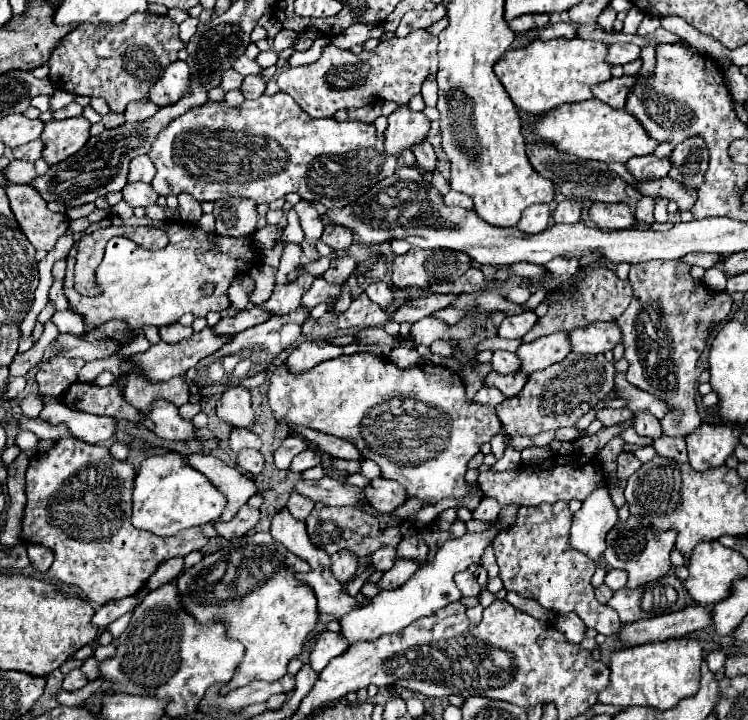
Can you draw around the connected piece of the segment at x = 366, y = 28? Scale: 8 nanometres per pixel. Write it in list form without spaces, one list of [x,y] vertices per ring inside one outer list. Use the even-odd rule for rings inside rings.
[[[356,23],[339,36],[336,36],[336,38],[332,40],[332,44],[350,50],[350,48],[356,46],[356,44],[364,44],[368,38],[382,38],[384,32],[386,32],[386,30],[384,30],[384,26],[382,25]]]

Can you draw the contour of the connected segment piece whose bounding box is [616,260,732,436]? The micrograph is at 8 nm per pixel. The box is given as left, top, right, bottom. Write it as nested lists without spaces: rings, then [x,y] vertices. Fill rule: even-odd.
[[[650,260],[634,264],[630,268],[630,284],[634,288],[632,302],[616,320],[624,334],[624,358],[630,364],[626,380],[672,406],[672,412],[660,420],[664,434],[688,436],[702,424],[702,418],[696,408],[696,362],[702,350],[706,348],[710,326],[720,324],[720,320],[728,318],[732,310],[732,300],[726,292],[708,290],[700,280],[694,280],[690,276],[690,266],[680,260]]]

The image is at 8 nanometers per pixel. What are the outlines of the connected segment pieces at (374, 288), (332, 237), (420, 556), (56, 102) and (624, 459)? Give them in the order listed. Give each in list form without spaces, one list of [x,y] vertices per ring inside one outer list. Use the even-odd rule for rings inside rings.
[[[374,282],[374,284],[366,286],[364,292],[366,292],[366,296],[368,296],[372,302],[376,302],[380,308],[386,308],[386,306],[390,306],[390,304],[394,302],[394,294],[392,294],[392,290],[390,290],[384,282]]]
[[[324,226],[322,242],[326,242],[336,252],[348,250],[352,240],[354,240],[354,234],[352,234],[352,230],[346,230],[346,226]]]
[[[414,534],[410,538],[402,538],[402,542],[398,544],[398,558],[424,562],[426,556],[428,556],[428,546],[420,534]]]
[[[56,90],[54,92],[54,96],[50,96],[50,110],[54,112],[54,110],[60,110],[60,108],[64,108],[66,104],[70,104],[74,100],[74,94],[70,94],[70,92],[66,92],[66,90]]]
[[[622,452],[618,456],[618,478],[628,480],[640,466],[642,466],[642,462],[632,452]]]

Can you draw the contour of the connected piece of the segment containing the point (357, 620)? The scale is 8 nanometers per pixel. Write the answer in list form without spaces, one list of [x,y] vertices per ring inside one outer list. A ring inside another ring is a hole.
[[[486,530],[486,532],[480,532],[480,534],[466,532],[460,538],[448,538],[440,546],[440,550],[432,558],[432,562],[422,564],[418,568],[418,572],[414,572],[404,586],[400,586],[392,592],[382,590],[376,598],[370,600],[370,604],[360,606],[360,608],[352,610],[350,614],[342,616],[342,620],[340,620],[342,636],[350,644],[356,644],[356,642],[362,642],[362,640],[374,640],[380,634],[392,634],[392,632],[404,630],[414,620],[430,616],[430,614],[438,612],[440,608],[462,600],[462,592],[454,586],[454,574],[467,569],[470,564],[480,564],[482,552],[496,538],[496,534],[498,534],[496,530]]]

